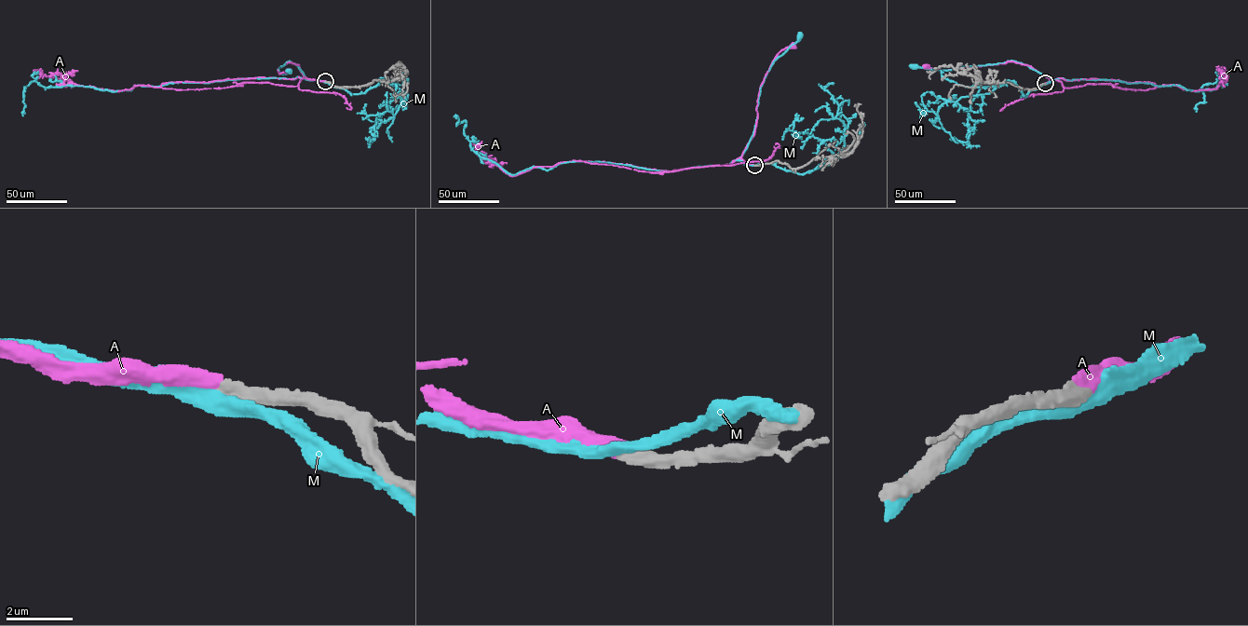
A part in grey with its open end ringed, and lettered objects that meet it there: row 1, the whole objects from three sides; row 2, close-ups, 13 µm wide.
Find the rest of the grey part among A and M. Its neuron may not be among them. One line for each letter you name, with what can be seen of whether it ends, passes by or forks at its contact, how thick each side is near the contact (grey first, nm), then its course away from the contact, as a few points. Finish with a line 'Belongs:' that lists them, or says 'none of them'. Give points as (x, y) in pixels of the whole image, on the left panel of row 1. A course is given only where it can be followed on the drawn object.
A: it ends | 400/400 nm | via (325, 81), (308, 79), (298, 64), (291, 61), (278, 69), (279, 74), (288, 71)
Belongs: A

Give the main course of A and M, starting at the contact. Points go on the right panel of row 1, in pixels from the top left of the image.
A: (1045, 84), (1050, 78), (1026, 64), (1012, 61), (947, 70), (926, 66)
M: (1045, 84), (1051, 79), (1012, 61), (948, 70), (913, 66)

